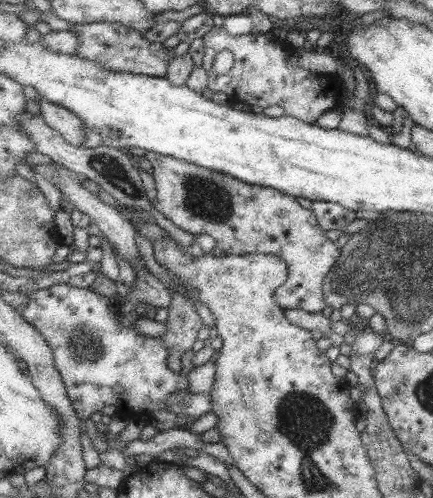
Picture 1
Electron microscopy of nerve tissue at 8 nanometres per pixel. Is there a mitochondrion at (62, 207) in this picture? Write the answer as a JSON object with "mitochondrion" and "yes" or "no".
{"mitochondrion":"no"}

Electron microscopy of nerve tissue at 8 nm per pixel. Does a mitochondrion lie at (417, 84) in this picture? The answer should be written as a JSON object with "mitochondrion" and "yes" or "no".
{"mitochondrion":"no"}

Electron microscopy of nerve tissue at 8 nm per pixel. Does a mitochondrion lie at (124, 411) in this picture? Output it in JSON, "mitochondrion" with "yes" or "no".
{"mitochondrion":"no"}

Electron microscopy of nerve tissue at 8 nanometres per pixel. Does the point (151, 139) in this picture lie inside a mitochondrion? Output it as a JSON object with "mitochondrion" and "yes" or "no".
{"mitochondrion":"no"}

